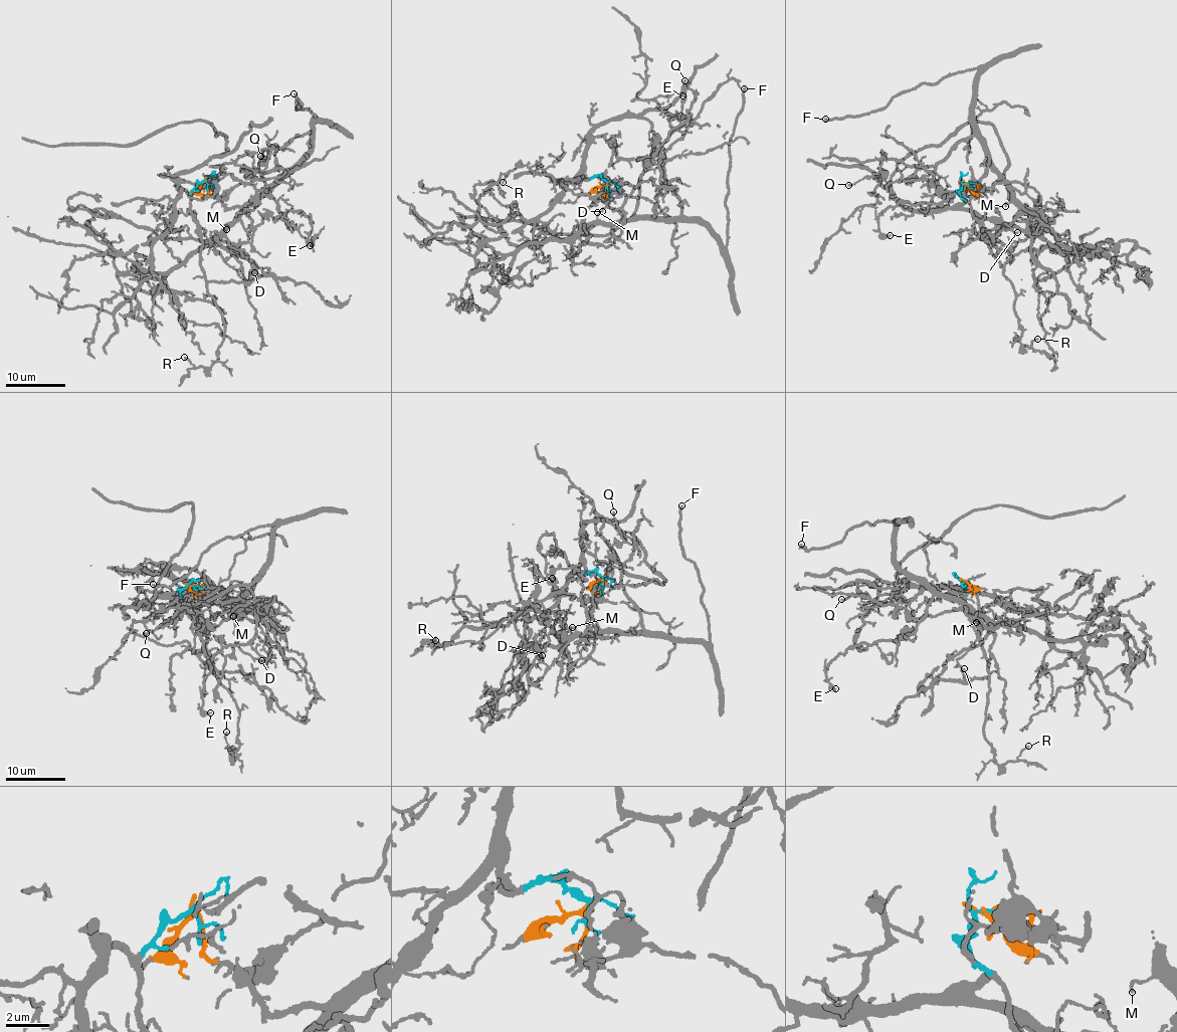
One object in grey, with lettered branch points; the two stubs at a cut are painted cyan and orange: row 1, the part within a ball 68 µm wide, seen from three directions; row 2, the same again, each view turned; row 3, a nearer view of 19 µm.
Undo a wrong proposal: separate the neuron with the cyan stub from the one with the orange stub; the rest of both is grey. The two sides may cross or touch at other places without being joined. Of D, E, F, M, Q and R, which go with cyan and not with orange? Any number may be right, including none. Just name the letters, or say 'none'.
R

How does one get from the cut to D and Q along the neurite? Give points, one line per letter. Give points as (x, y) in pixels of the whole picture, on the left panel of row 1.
D: (205, 179), (209, 189), (226, 208), (242, 208), (218, 243), (252, 261), (254, 272)
Q: (205, 179), (226, 208), (256, 202), (287, 171), (257, 169), (268, 149), (268, 155), (260, 156)

